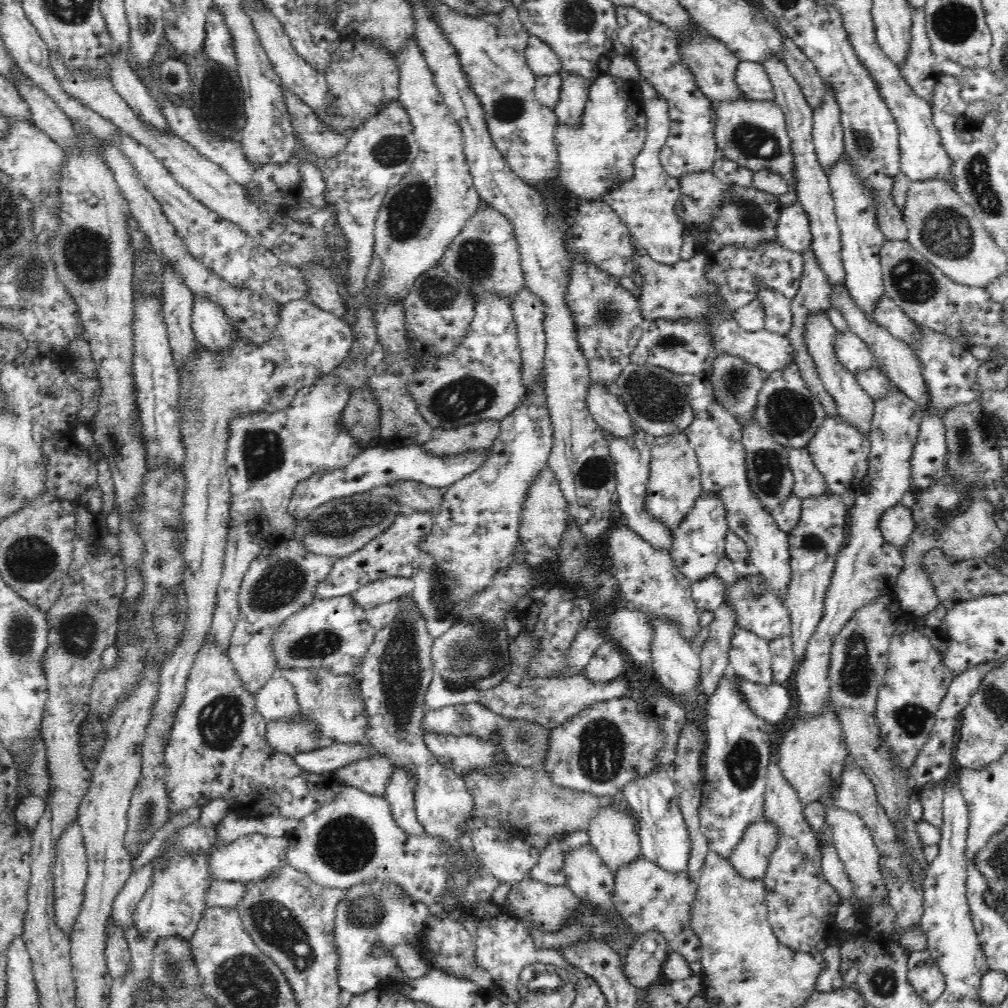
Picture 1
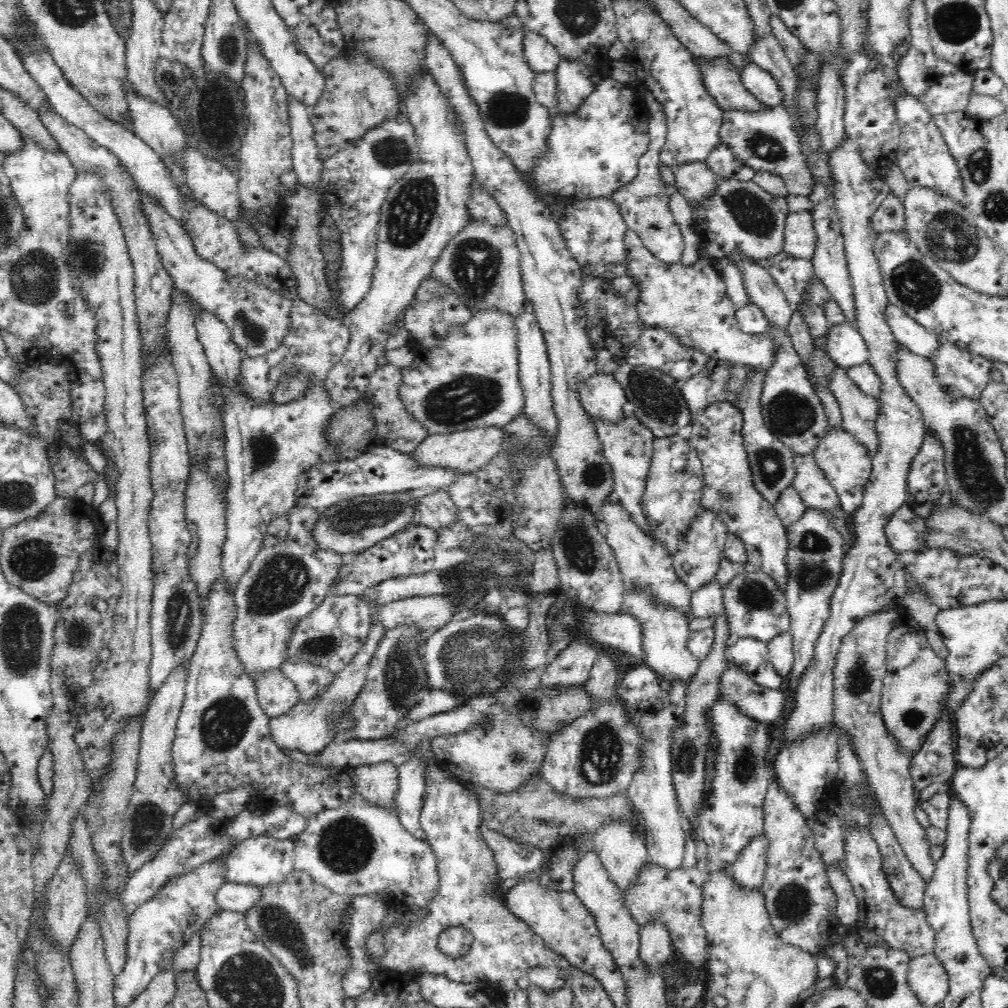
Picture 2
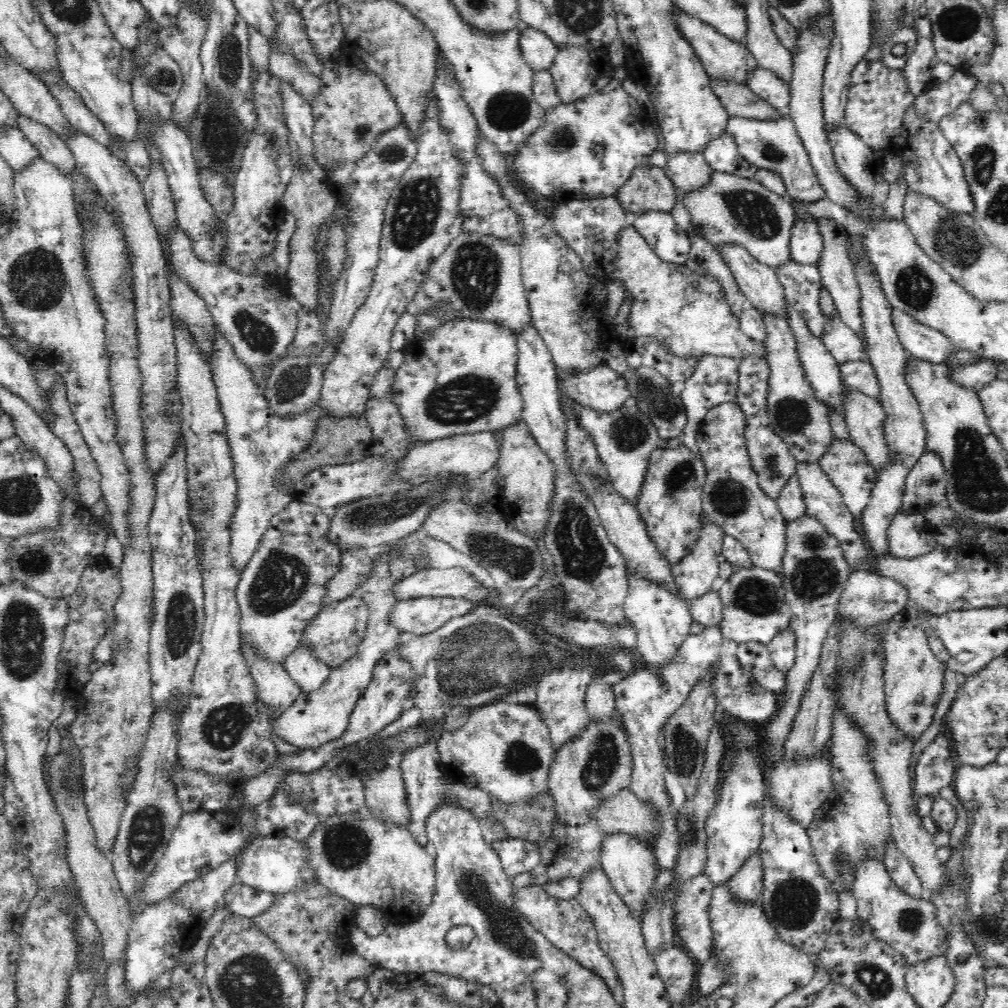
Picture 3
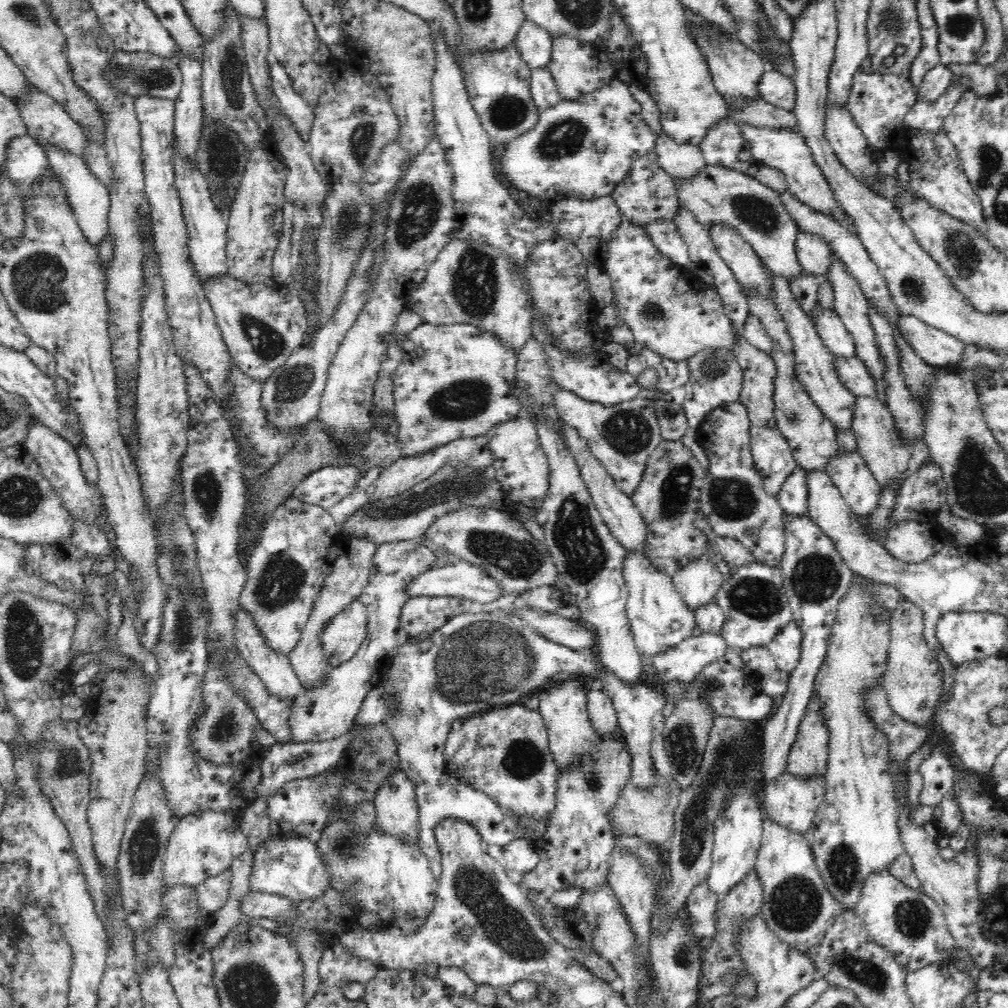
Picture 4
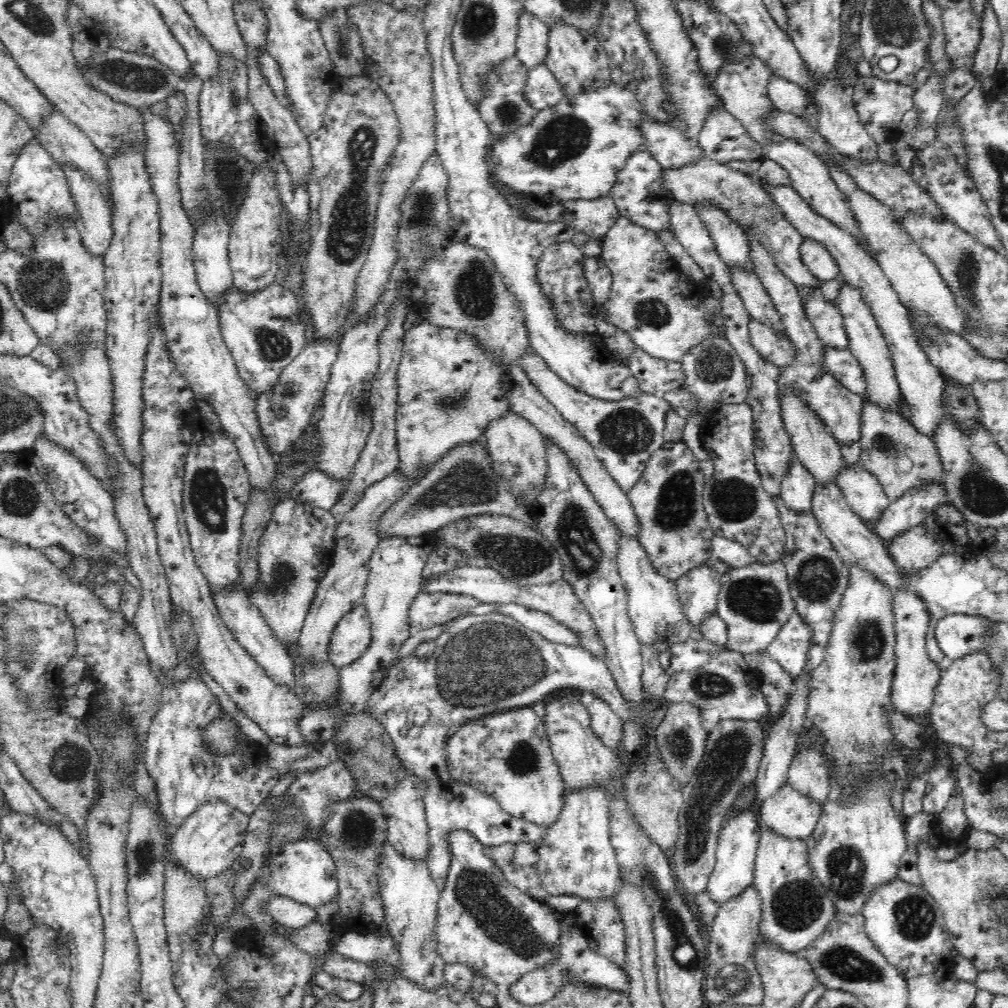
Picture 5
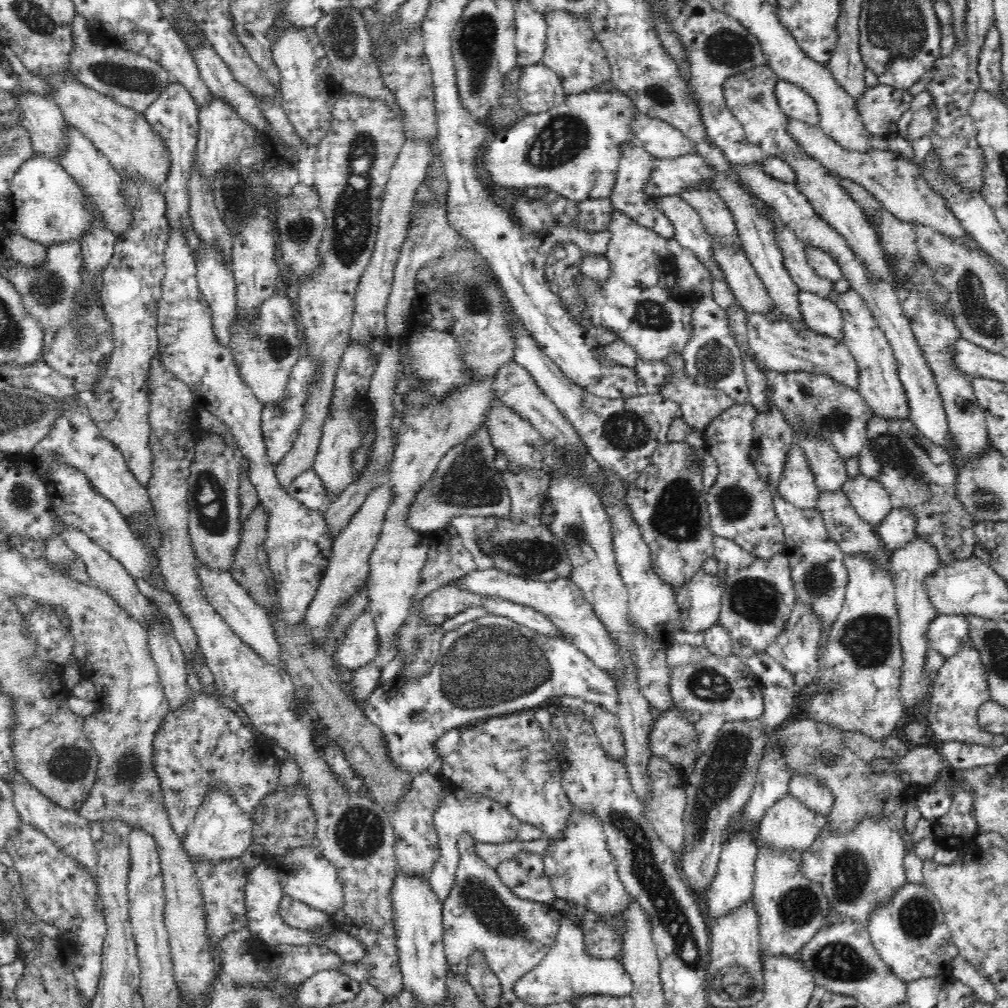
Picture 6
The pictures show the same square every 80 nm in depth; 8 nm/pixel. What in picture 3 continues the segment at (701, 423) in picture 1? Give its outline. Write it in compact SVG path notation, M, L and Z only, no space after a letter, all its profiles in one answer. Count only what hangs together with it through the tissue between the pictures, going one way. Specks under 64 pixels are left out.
M735 401L712 408L696 431L696 444L707 472L702 488L702 514L705 521L722 527L748 551L751 564L782 575L786 552L787 520L780 514L776 501L760 488L759 476L753 469L747 449L744 412Z

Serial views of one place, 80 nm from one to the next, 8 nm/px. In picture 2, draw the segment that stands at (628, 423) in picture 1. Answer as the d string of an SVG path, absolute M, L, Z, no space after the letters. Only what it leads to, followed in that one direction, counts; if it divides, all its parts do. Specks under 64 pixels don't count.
M592 374L578 386L580 403L595 420L618 422L624 418L623 406L627 398L613 374Z

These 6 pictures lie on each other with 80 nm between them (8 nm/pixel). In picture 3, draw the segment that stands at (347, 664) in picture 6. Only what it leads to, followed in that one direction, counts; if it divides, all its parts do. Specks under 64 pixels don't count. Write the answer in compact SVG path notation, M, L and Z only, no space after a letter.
M352 594L344 600L326 606L305 628L301 645L311 648L314 657L323 660L330 669L339 668L350 657L355 656L358 646L364 641L369 620L369 609L364 599Z

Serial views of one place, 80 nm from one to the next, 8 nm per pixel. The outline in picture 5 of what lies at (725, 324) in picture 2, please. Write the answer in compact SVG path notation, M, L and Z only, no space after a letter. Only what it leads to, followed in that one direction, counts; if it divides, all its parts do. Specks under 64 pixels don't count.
M620 216L616 222L612 225L612 228L609 228L606 236L602 240L601 244L602 252L600 254L600 258L603 260L605 266L610 269L610 273L612 274L612 284L610 290L610 296L608 296L608 300L606 300L606 304L602 306L598 306L601 310L605 310L605 320L610 322L610 324L614 324L618 329L622 329L622 331L628 333L630 337L632 337L632 341L636 347L640 347L640 349L644 350L644 352L648 353L650 356L656 357L657 359L664 359L670 361L681 361L682 356L686 354L686 352L690 352L692 348L696 346L696 344L700 344L702 340L706 340L706 338L710 338L710 336L714 336L714 334L725 334L726 329L724 328L724 317L721 315L721 303L719 299L712 296L710 291L706 288L706 283L696 282L690 279L688 282L686 279L682 278L680 270L678 266L672 261L672 257L669 255L669 252L663 247L663 244L660 242L658 235L653 230L638 226L634 224L629 218L625 216Z

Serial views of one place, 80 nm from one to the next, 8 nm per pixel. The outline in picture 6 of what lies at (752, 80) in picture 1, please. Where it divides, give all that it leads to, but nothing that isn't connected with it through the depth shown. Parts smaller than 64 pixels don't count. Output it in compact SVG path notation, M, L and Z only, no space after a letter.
M778 79L775 86L775 97L786 116L804 121L805 124L811 126L820 126L815 100L798 85Z

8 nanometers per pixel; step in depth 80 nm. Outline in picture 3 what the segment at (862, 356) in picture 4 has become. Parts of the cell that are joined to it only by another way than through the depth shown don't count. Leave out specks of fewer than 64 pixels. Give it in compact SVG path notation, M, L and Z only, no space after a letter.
M817 218L817 223L819 233L823 238L823 251L820 257L820 264L817 266L822 286L832 295L839 317L844 321L844 324L850 327L865 342L865 334L862 328L860 289L854 273L853 262L848 257L848 251L844 247L847 234L838 227L832 218Z

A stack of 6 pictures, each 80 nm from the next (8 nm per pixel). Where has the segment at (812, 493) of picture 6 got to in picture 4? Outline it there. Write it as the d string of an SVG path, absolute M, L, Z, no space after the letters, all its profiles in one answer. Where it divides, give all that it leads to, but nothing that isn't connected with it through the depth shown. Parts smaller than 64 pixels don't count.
M799 465L786 478L776 497L785 514L802 516L807 514L808 489L807 472Z

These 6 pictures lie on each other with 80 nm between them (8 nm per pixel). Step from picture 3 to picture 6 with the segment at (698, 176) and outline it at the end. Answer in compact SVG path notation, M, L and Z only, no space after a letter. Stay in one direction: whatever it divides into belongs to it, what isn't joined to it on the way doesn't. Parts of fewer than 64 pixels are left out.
M638 112L630 126L635 133L634 145L644 147L654 159L677 160L695 154L695 143L663 120Z

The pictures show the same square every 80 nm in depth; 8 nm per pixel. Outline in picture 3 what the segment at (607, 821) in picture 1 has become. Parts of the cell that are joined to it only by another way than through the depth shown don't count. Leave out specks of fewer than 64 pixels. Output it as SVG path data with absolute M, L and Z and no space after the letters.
M620 832L607 833L601 850L601 867L608 875L616 893L624 899L634 917L642 920L645 902L654 890L658 864L655 862L653 851L640 840Z

